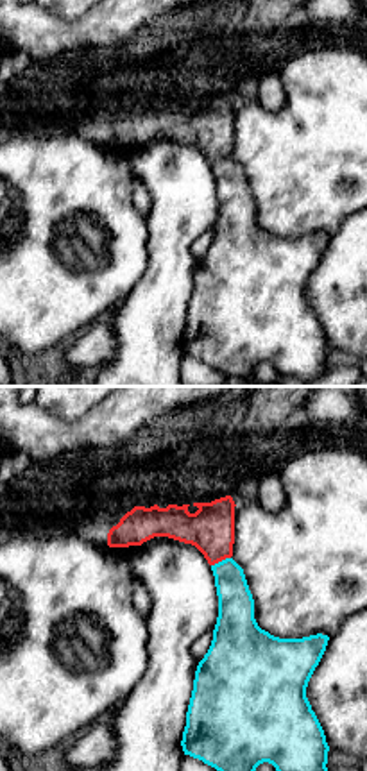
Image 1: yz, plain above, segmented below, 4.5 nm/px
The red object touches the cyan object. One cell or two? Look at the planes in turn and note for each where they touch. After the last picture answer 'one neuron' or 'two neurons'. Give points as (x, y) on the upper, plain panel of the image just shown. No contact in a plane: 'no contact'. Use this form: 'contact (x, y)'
contact (221, 160)

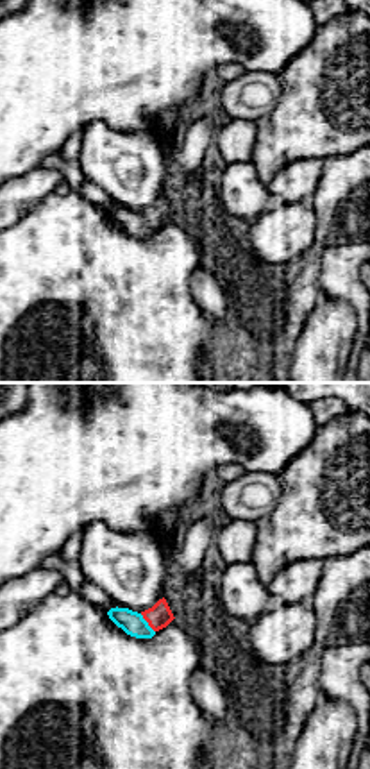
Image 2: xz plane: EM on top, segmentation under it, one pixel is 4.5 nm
contact (147, 220)

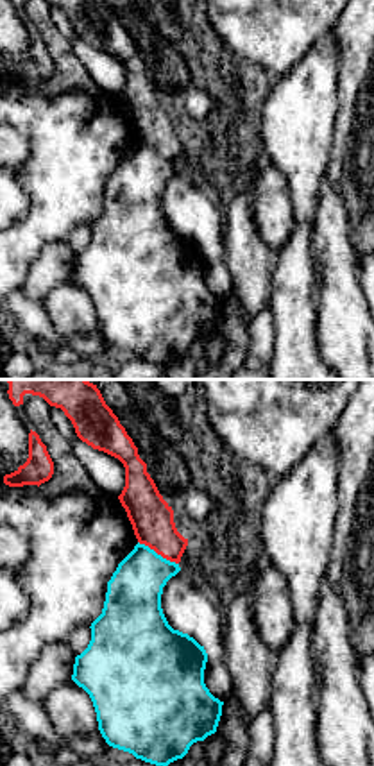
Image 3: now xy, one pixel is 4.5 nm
contact (158, 153)

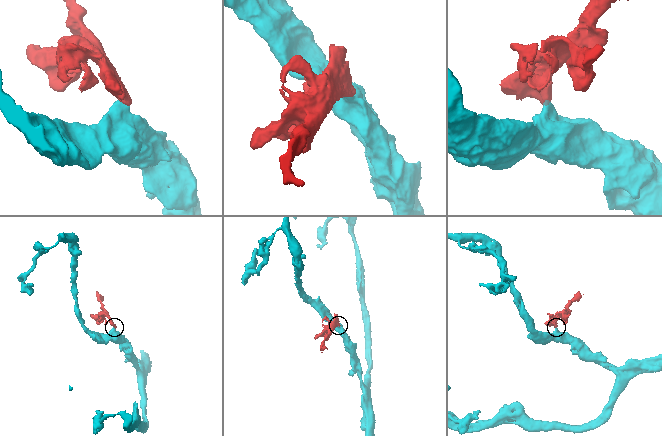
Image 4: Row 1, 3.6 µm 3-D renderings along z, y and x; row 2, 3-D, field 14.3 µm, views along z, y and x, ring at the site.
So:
two neurons

